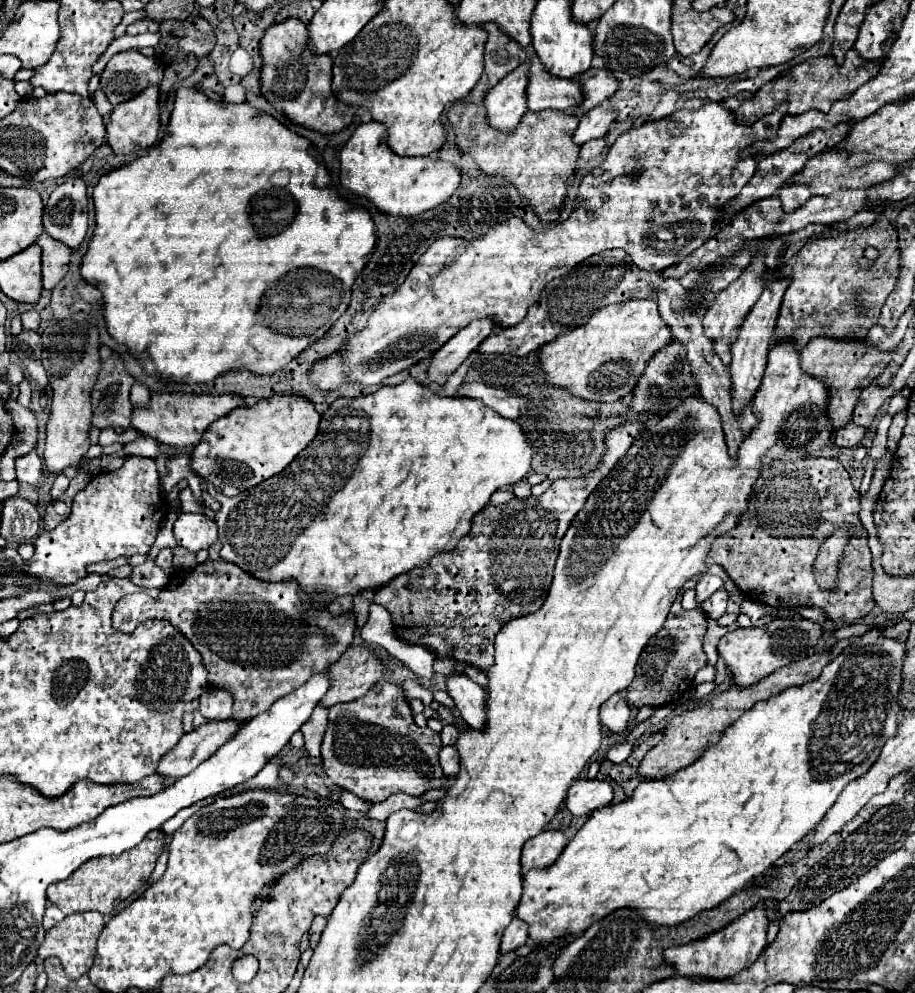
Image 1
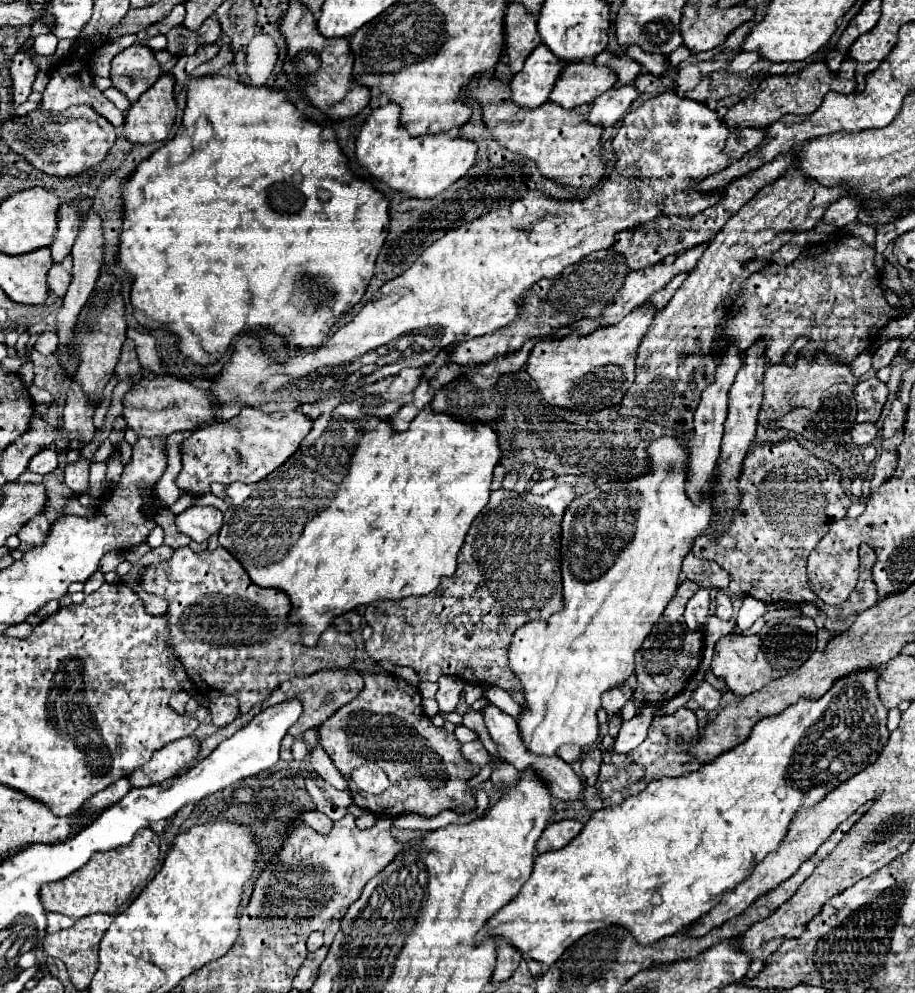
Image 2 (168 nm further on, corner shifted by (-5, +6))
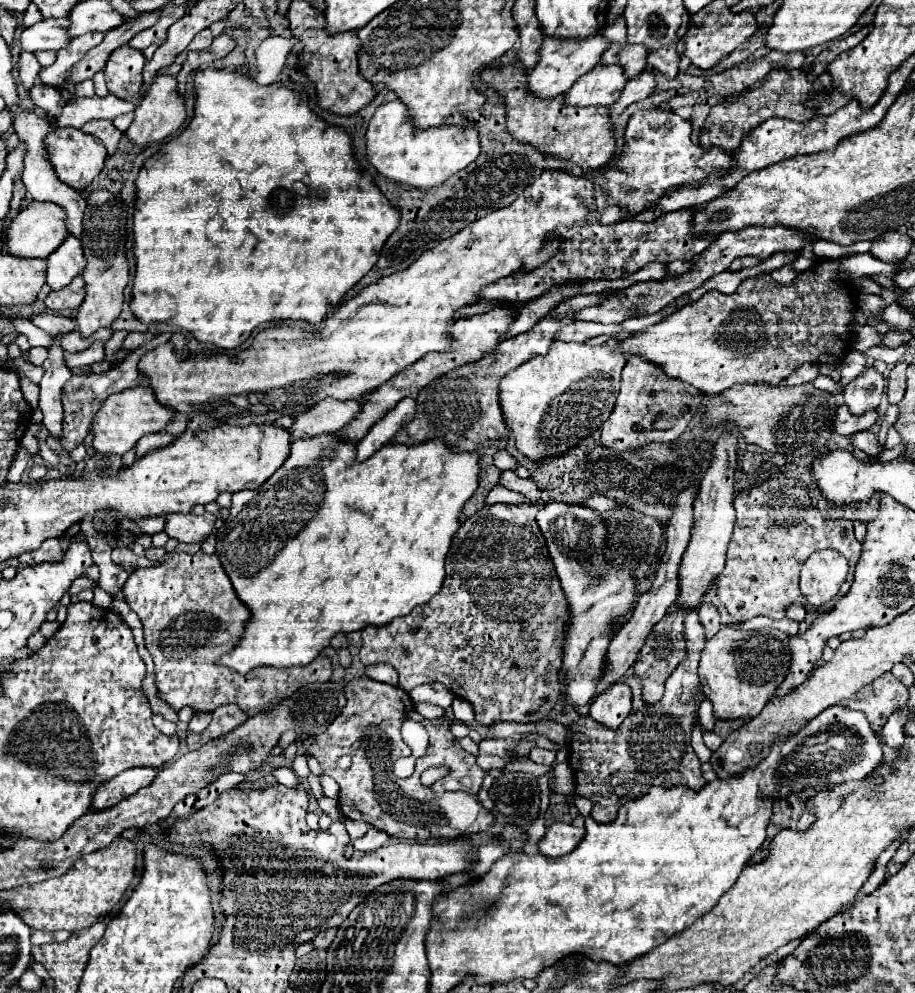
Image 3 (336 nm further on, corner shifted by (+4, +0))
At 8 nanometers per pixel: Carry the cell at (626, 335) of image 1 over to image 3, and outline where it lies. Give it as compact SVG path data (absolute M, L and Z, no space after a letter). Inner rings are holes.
M609 340L603 346L589 346L577 342L553 342L545 356L537 356L519 368L511 370L499 384L499 406L505 422L515 438L517 450L527 460L543 460L569 452L581 440L589 438L609 418L621 384L621 370L627 362L625 354L617 352L619 340Z

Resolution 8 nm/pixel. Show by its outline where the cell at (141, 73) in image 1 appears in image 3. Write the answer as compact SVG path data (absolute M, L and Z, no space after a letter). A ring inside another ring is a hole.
M131 46L117 48L117 52L109 56L109 62L105 66L105 80L109 92L121 100L139 100L143 86L143 66L143 52Z

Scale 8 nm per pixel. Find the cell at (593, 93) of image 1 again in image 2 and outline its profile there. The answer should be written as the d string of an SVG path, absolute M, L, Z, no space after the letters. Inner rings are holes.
M608 50L598 54L594 58L594 62L596 62L596 66L608 66L610 70L616 72L618 82L614 86L626 86L626 84L634 82L634 78L640 74L640 64L638 62L634 62L628 56L616 56L616 54L608 52Z

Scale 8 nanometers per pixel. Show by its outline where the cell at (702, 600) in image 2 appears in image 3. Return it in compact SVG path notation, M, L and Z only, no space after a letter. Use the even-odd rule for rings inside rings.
M689 610L685 616L685 638L687 656L669 676L665 694L657 704L645 704L637 712L633 710L619 730L609 730L591 720L591 716L581 716L571 726L571 732L587 736L587 740L569 742L569 768L575 774L575 794L593 802L591 816L599 824L617 818L621 806L619 800L641 798L653 786L687 786L697 792L707 784L701 772L701 762L691 748L691 732L699 718L699 704L705 698L697 678L699 656L705 648L705 632L699 624L697 610Z

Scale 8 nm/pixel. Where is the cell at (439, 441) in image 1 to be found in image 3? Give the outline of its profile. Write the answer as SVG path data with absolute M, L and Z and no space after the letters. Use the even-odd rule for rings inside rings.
M323 434L317 438L305 438L305 440L293 442L291 454L285 460L285 464L261 488L241 490L233 494L231 514L223 522L221 530L217 530L215 554L219 556L237 598L245 602L251 612L249 624L245 624L245 634L241 636L239 644L233 648L233 652L221 656L217 664L233 668L239 674L247 674L257 666L273 666L273 668L307 666L321 654L323 648L329 646L335 634L339 632L349 634L349 632L363 630L367 626L385 626L393 618L407 616L415 606L429 602L441 590L441 584L445 580L445 556L451 546L453 534L459 530L457 518L461 514L461 508L477 490L477 476L479 476L477 454L473 452L455 454L447 444L441 444L441 440L431 440L431 442L415 444L415 446L403 446L403 444L383 446L365 462L355 460L355 444L339 442L337 436L333 434Z

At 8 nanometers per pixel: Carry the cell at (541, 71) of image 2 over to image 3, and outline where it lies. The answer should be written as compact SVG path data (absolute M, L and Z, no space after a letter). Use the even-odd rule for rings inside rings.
M603 34L589 36L589 40L549 40L545 38L541 48L541 62L529 72L529 92L537 98L555 98L559 94L565 94L579 78L581 74L593 70L599 62L603 52L609 48L609 40Z

